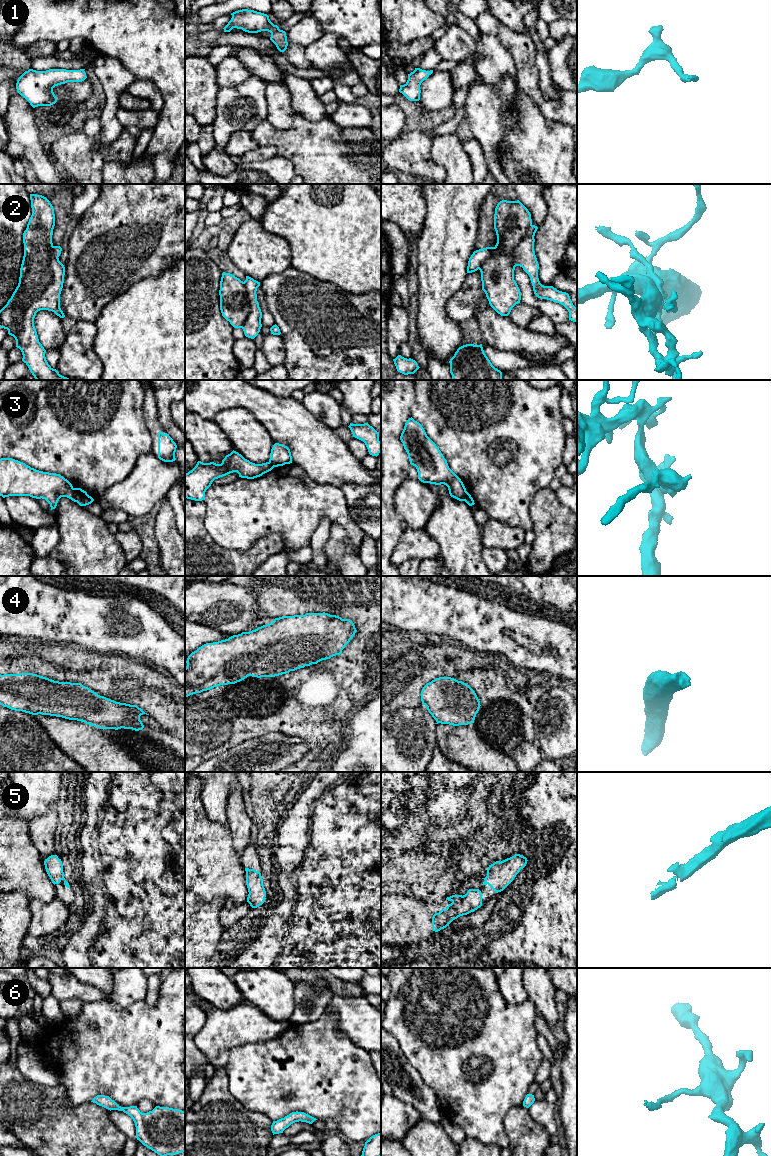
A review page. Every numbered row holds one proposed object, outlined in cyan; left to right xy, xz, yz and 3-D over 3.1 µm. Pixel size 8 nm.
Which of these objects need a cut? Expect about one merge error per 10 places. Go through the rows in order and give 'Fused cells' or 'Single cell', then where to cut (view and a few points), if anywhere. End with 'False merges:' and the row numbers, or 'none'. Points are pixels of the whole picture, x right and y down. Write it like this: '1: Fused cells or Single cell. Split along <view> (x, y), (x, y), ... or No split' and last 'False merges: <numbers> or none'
1: Single cell. No split
2: Single cell. No split
3: Fused cells. Split along xy (73, 488), (76, 501)
4: Single cell. No split
5: Single cell. No split
6: Single cell. No split
False merges: 3

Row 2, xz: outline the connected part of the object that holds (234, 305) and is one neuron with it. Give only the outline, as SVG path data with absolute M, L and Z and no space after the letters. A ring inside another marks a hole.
M222 273L220 310L234 328L242 328L246 337L254 339L262 327L262 312L257 301L260 282L246 276L243 282L230 273Z

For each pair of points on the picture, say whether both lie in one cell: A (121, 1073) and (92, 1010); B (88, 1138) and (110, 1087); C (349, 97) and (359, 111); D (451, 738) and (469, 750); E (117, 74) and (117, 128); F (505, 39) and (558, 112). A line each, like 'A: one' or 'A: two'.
A: one
B: two
C: two
D: one
E: one
F: one

